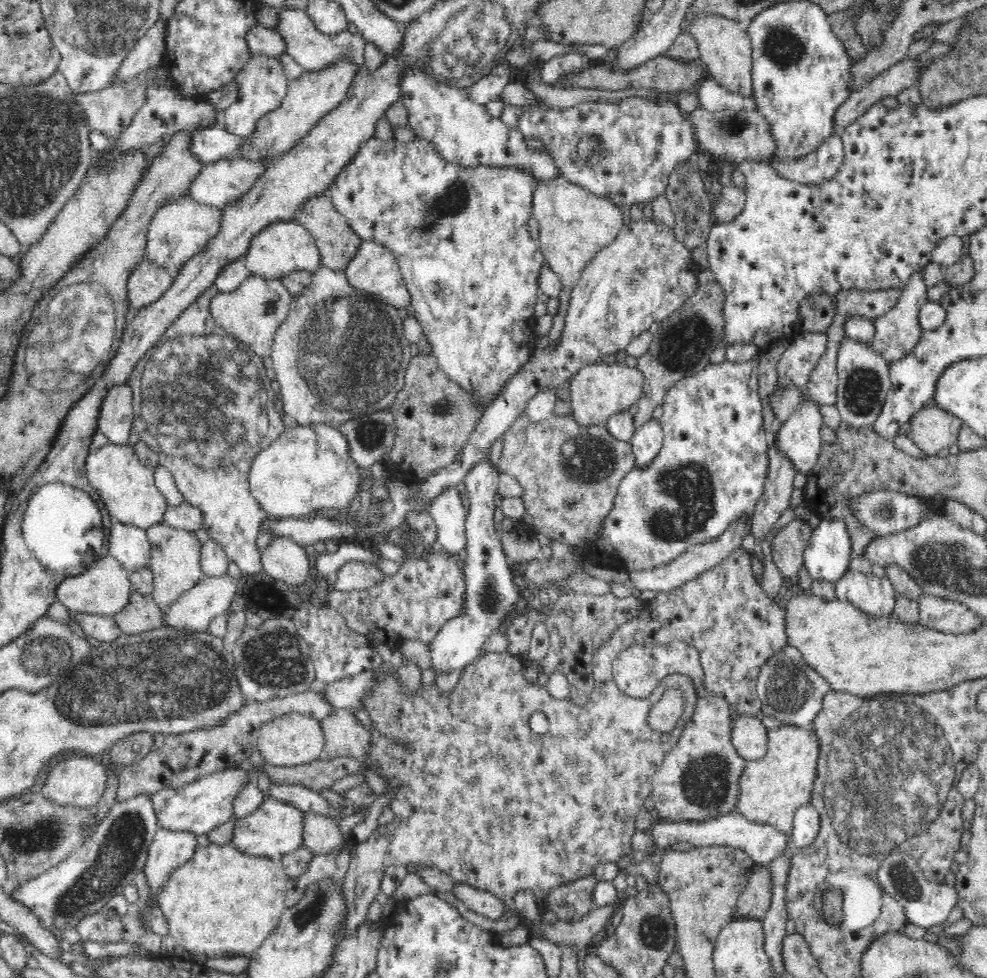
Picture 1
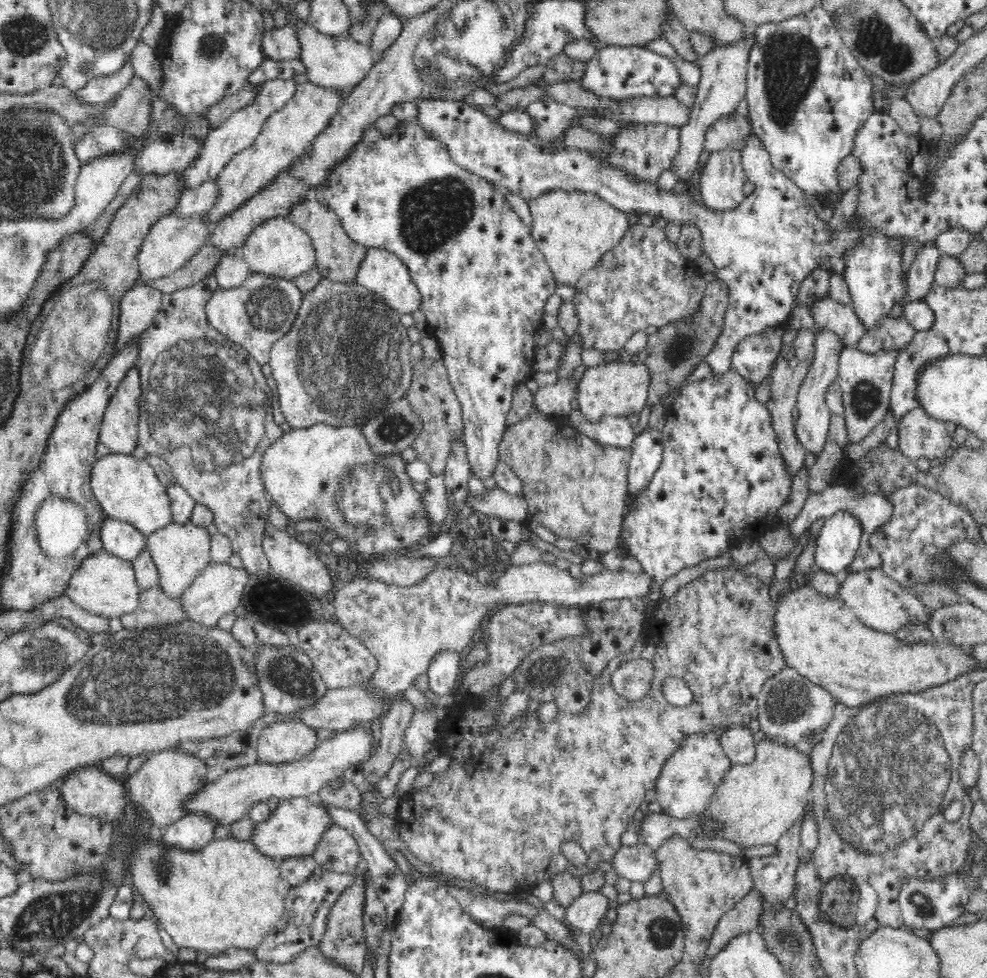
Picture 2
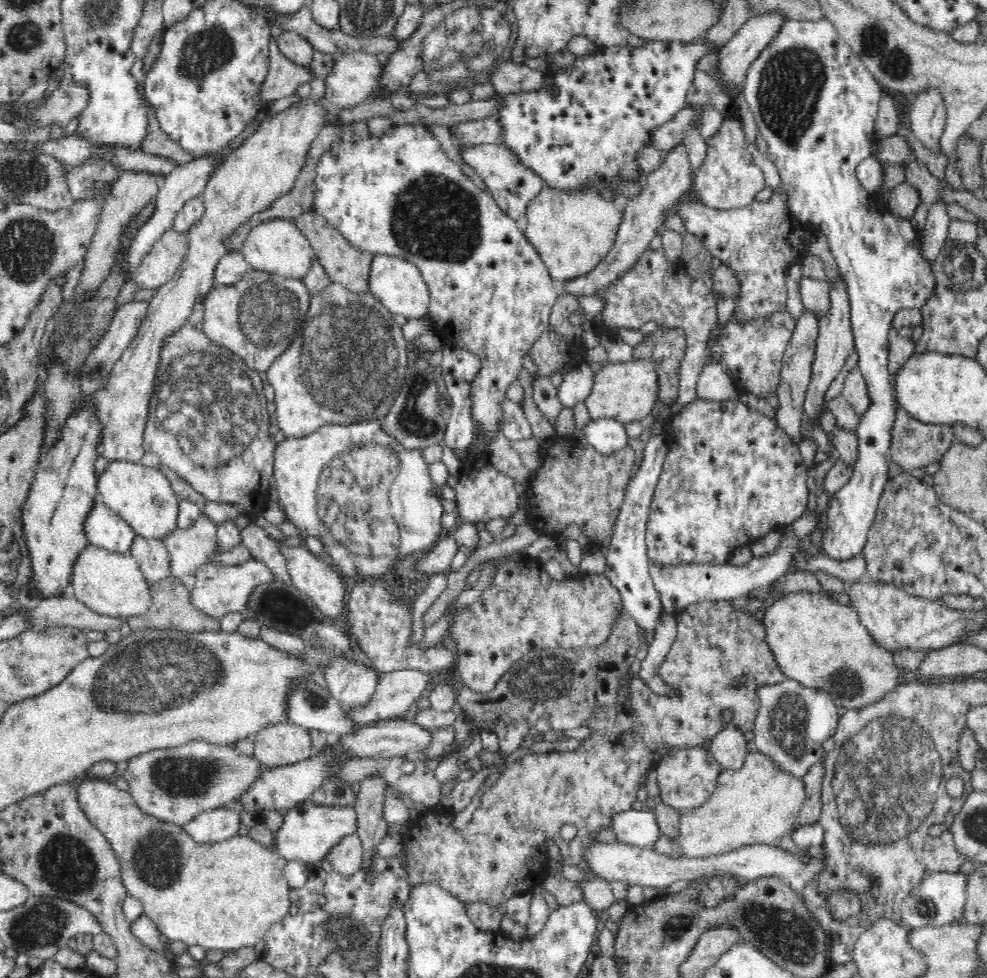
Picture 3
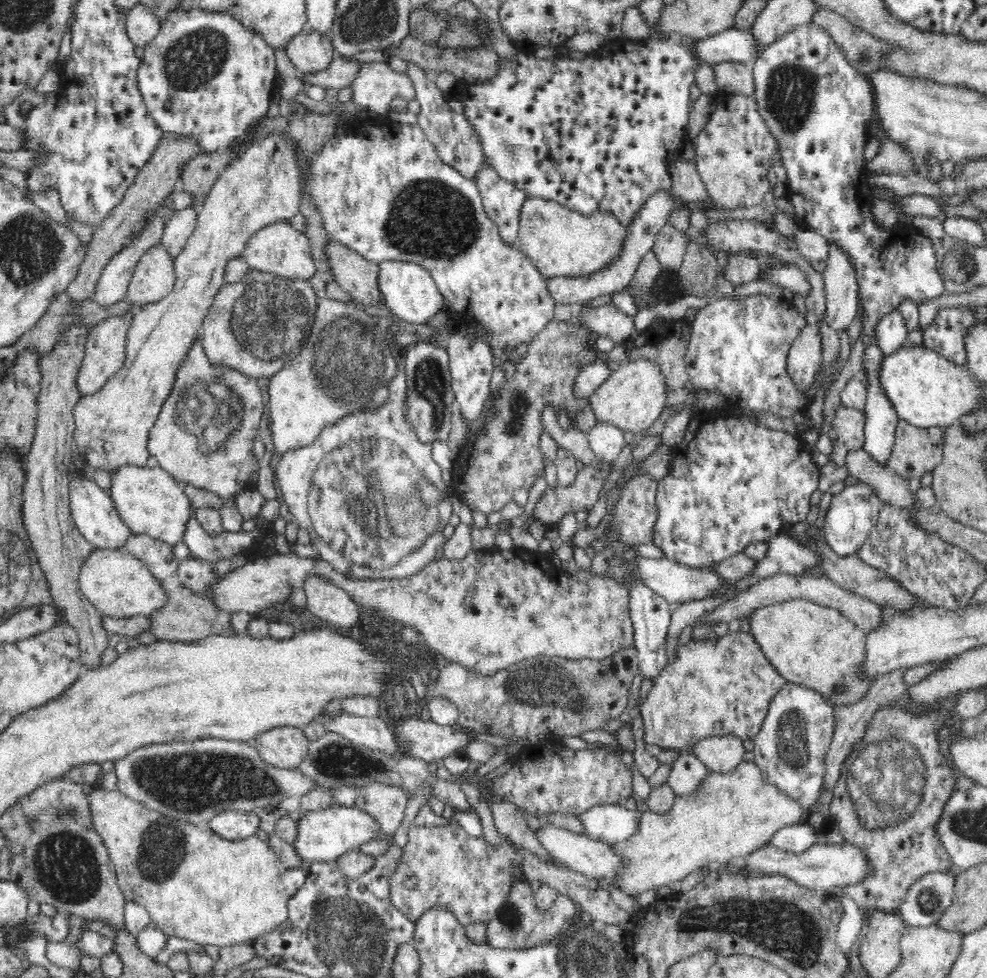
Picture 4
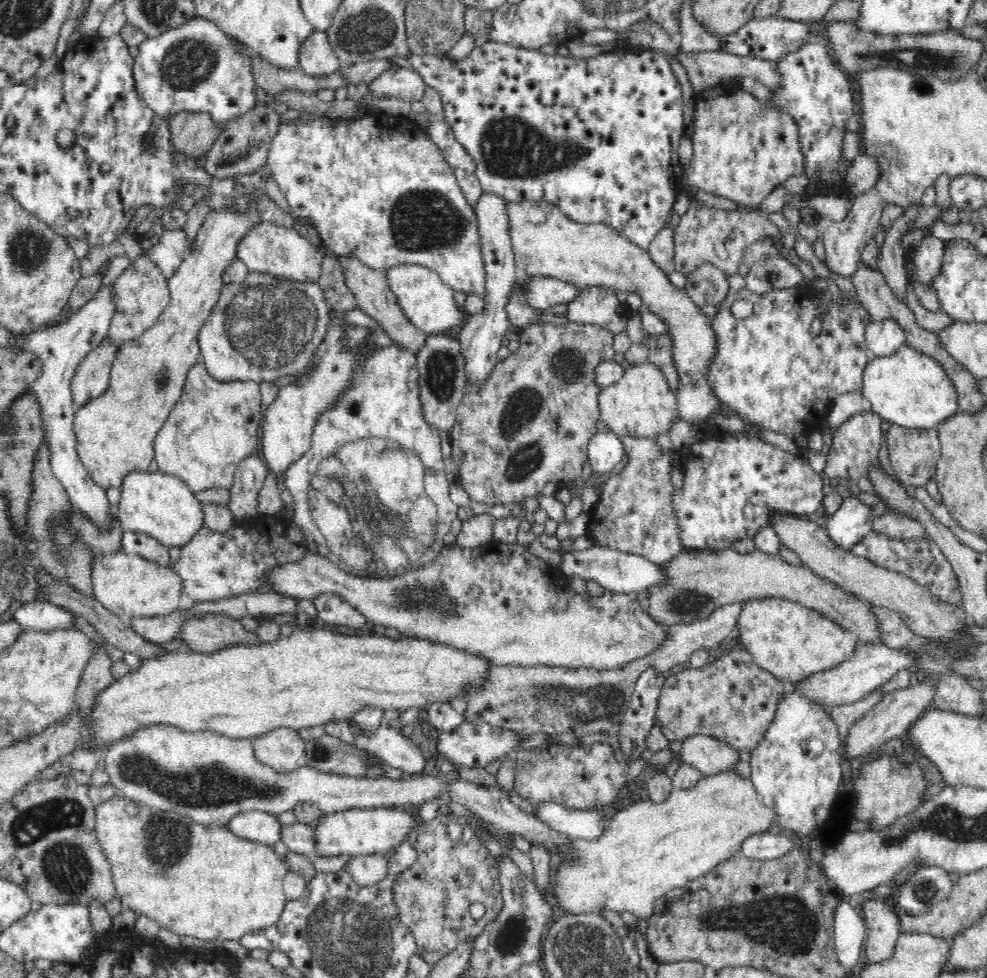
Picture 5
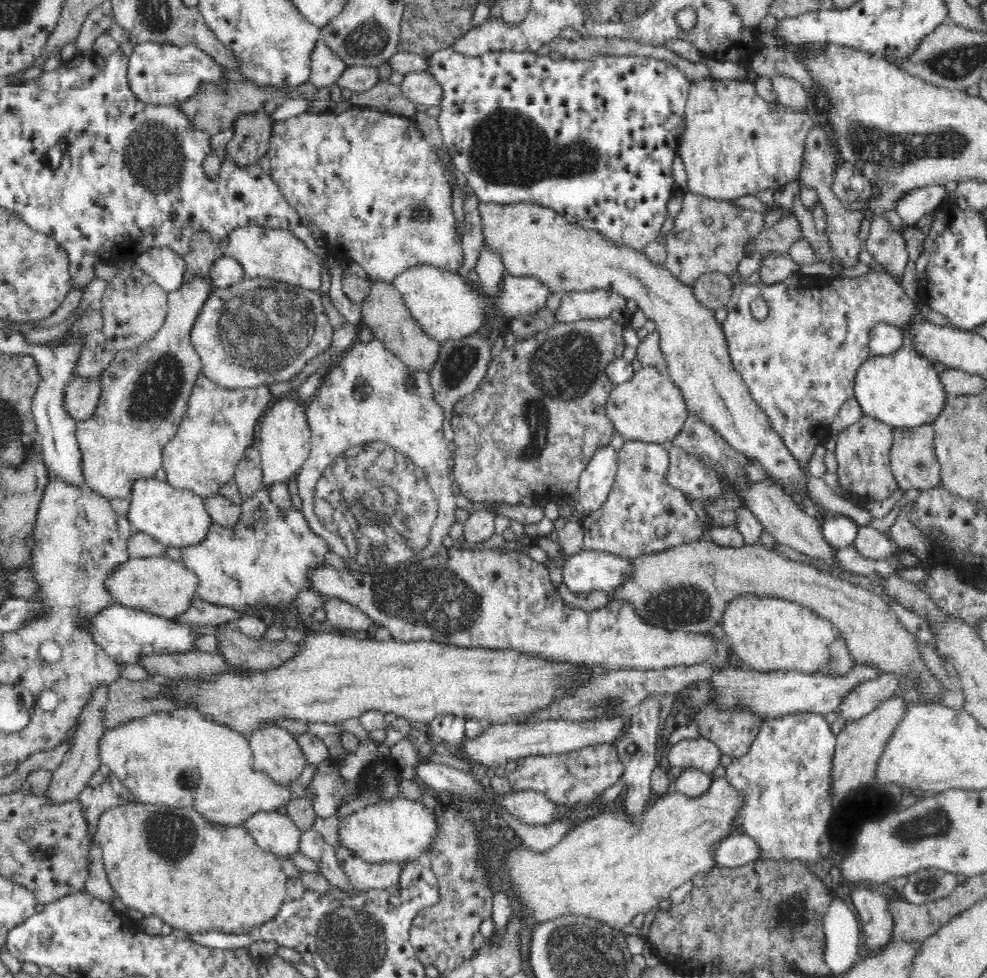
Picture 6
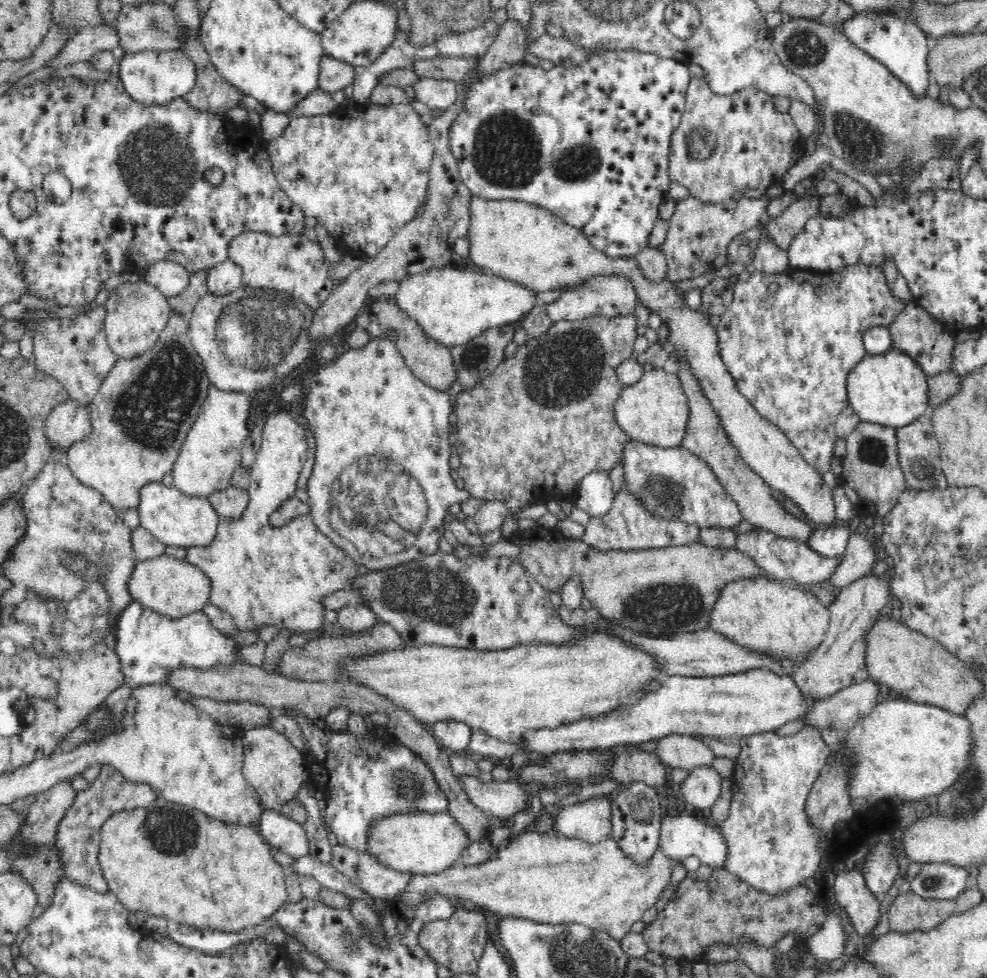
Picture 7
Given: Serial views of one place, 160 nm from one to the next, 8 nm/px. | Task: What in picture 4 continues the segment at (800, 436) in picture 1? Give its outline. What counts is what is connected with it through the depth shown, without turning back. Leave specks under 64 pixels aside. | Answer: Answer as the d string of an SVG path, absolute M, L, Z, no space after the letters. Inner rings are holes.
M830 244L830 257L822 272L824 299L826 299L826 324L834 332L850 328L858 312L856 273L843 252Z

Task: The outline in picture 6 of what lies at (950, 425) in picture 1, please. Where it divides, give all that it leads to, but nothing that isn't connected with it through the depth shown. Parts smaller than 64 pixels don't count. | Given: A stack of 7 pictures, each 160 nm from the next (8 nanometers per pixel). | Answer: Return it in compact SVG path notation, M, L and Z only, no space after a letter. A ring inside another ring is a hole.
M926 424L916 428L894 428L892 444L889 450L891 471L899 488L926 490L938 486L940 480L940 463L935 453L935 432L933 426Z

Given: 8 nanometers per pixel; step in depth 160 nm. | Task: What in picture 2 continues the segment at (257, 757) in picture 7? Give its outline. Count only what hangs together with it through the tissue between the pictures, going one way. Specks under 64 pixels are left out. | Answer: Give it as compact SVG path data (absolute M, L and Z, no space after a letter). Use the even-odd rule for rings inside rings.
M298 720L277 722L259 732L257 756L260 763L292 763L311 754L319 741L316 730Z

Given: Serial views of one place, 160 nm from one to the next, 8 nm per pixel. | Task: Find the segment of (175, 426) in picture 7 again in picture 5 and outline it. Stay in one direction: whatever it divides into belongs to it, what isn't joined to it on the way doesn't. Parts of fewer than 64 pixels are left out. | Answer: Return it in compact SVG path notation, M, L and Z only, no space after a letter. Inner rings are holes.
M260 186L248 190L245 196L247 207L240 211L238 207L210 208L203 218L199 231L191 240L191 249L182 260L176 272L168 278L171 300L168 306L158 316L156 324L145 329L134 340L128 340L120 344L116 360L110 372L109 387L104 394L90 400L78 410L75 410L73 418L73 431L75 434L75 449L80 462L92 475L102 488L118 488L123 483L123 478L130 471L147 471L150 462L155 455L153 442L162 423L167 419L168 413L174 408L174 404L182 394L182 387L186 380L188 369L201 358L199 335L204 322L209 318L212 309L219 302L222 290L223 275L227 267L239 259L238 247L240 240L244 238L260 223L260 198L266 196L266 190Z

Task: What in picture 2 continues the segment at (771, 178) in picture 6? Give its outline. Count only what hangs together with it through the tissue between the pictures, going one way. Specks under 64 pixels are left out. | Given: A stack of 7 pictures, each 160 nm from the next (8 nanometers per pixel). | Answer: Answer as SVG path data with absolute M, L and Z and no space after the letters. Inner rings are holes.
M724 150L723 152L710 152L706 166L701 172L699 178L699 193L702 196L702 204L713 211L729 211L740 206L744 200L744 190L742 189L746 182L744 167L741 163L741 151Z

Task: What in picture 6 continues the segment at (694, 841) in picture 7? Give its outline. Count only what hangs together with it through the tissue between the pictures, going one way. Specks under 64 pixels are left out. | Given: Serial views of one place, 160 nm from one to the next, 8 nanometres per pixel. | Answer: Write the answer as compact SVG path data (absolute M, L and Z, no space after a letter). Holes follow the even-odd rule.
M736 832L716 846L716 864L724 867L740 867L762 858L762 847L748 833Z

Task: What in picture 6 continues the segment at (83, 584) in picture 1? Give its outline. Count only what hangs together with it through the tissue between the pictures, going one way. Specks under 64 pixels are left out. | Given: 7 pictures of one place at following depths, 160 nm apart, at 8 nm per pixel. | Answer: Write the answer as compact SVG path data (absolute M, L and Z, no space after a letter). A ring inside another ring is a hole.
M134 557L112 568L104 577L103 585L113 604L171 619L182 614L196 598L197 578L182 562L170 557Z

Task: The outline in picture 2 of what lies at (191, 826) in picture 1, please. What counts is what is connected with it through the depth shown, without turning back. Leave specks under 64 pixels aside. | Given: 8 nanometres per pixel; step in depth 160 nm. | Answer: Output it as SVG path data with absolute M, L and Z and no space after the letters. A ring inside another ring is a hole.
M363 730L338 731L331 740L319 742L318 747L302 759L292 763L267 764L257 762L240 768L231 769L209 781L197 789L181 804L186 815L199 815L213 823L214 826L228 826L246 817L252 804L267 802L271 797L278 801L301 796L316 797L320 788L332 780L341 777L351 767L359 769L369 758L369 750L374 739Z

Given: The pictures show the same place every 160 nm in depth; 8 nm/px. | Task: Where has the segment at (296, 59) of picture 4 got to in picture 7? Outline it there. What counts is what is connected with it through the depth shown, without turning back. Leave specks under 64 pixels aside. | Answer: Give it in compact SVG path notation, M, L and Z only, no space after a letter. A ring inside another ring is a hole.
M326 52L321 57L318 73L318 87L329 93L343 90L355 79L355 68L346 62L337 60Z

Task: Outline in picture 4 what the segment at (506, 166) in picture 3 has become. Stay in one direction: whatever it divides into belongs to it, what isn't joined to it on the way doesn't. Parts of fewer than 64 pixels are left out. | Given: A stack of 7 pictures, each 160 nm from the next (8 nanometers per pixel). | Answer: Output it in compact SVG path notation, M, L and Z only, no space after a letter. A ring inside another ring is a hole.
M488 160L481 162L474 180L482 195L484 209L498 225L500 235L508 243L518 240L520 212L529 197L528 191L501 177L498 169Z

